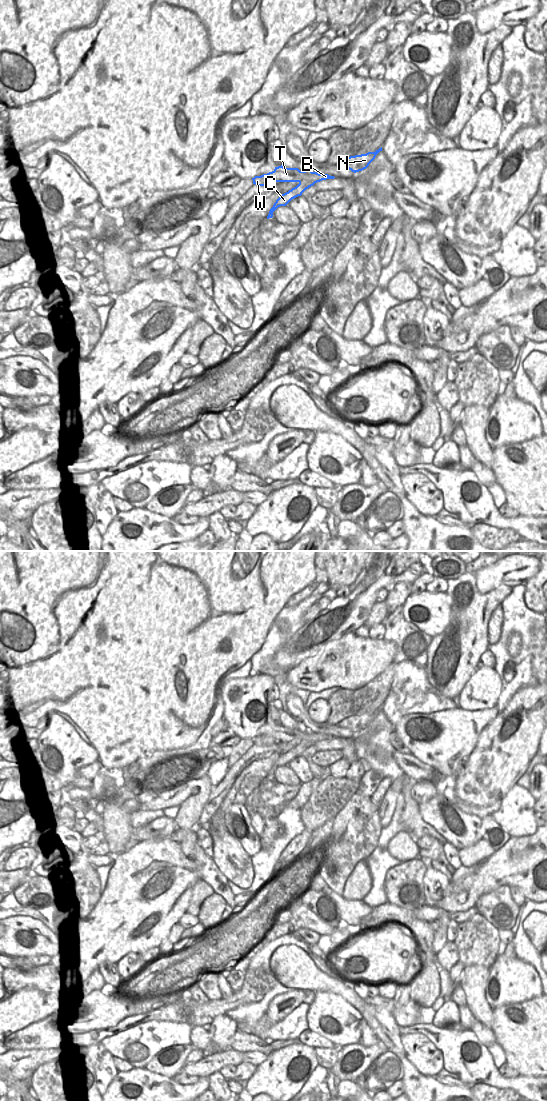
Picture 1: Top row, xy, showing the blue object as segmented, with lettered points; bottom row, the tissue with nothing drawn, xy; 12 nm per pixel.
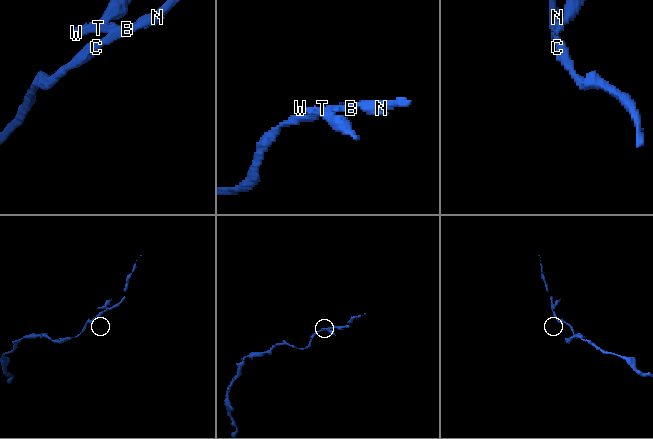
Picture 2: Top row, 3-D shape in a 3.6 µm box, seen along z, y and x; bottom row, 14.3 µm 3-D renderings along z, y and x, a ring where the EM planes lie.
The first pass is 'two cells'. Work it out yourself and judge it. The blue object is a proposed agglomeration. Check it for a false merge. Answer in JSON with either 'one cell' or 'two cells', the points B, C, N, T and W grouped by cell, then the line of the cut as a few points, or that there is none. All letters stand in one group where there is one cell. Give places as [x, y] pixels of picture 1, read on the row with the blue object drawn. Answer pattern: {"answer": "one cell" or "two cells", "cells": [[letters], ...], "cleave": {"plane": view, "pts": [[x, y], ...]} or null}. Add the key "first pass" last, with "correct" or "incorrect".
{"answer": "two cells", "cells": [["B", "C", "N"], ["T", "W"]], "cleave": {"plane": "xy", "pts": [[317, 173], [311, 173], [299, 182]]}, "first pass": "correct"}

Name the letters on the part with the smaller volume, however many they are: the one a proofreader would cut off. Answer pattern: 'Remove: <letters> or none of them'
Remove: T, W

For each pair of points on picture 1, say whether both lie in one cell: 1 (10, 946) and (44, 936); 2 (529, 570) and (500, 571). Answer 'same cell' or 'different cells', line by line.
1: same cell
2: same cell

